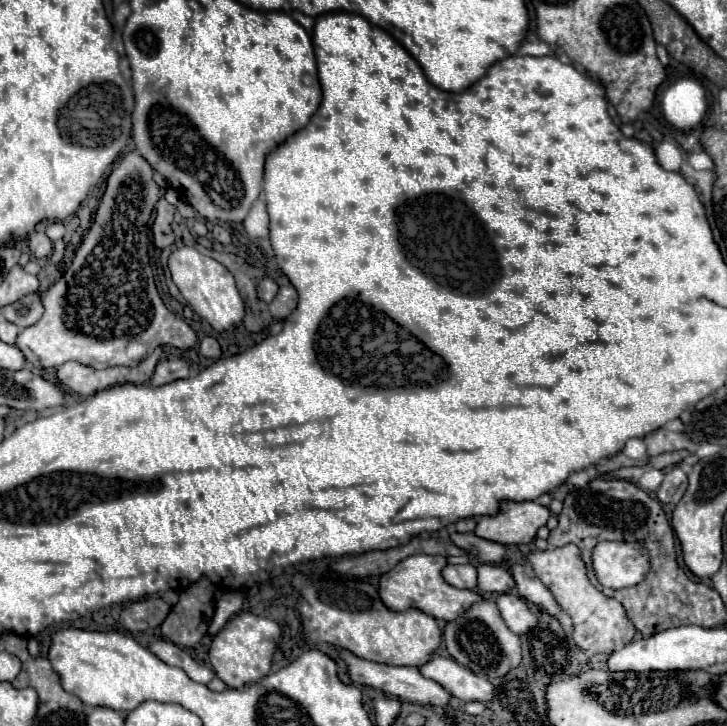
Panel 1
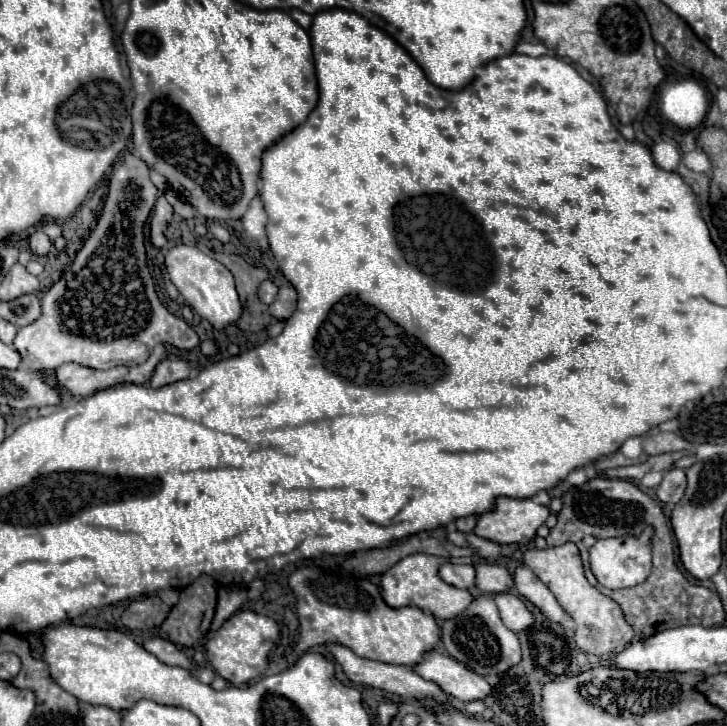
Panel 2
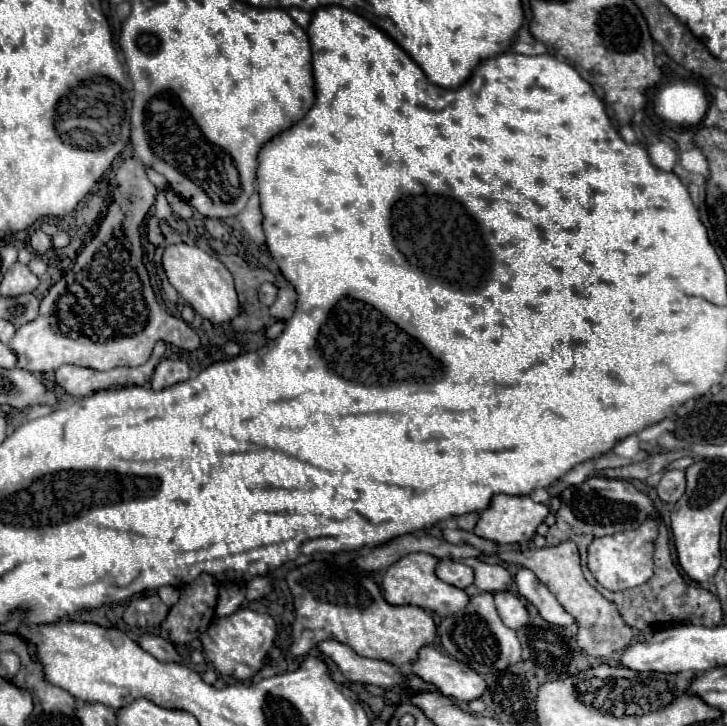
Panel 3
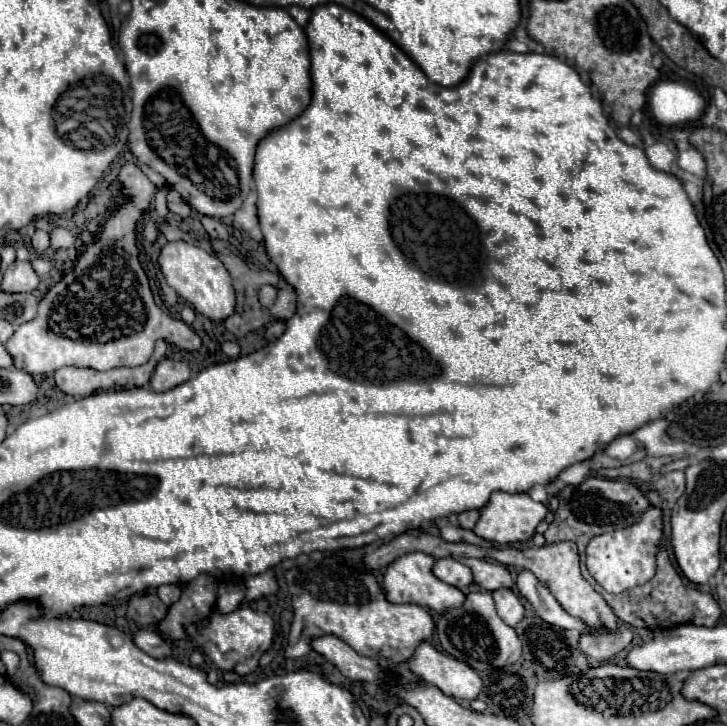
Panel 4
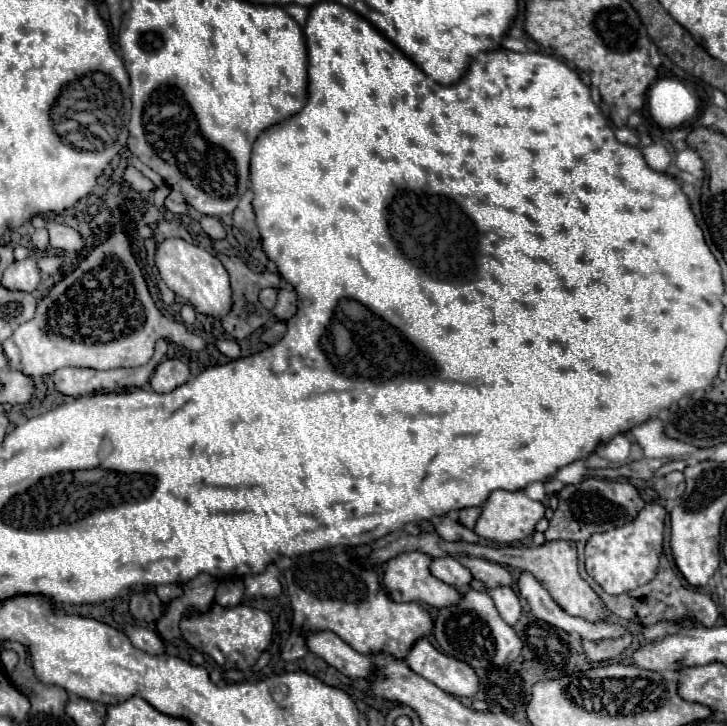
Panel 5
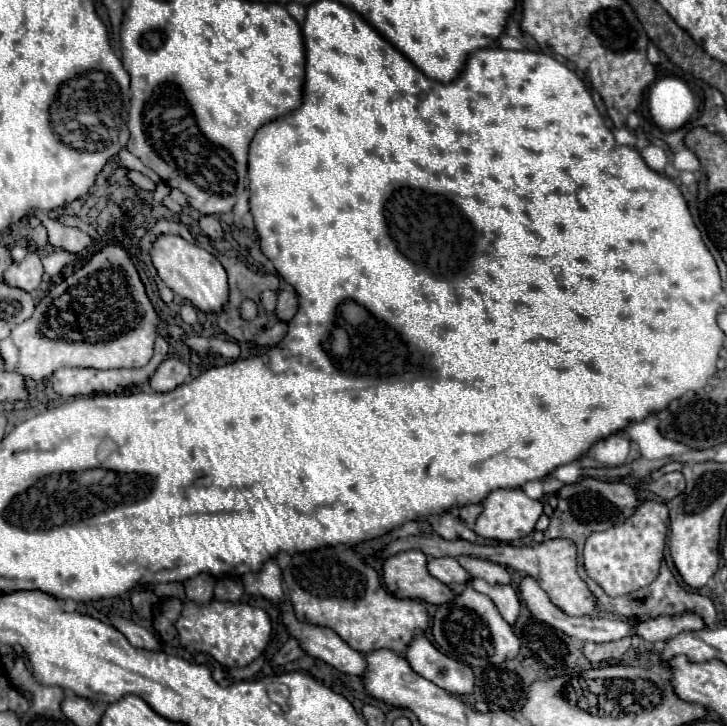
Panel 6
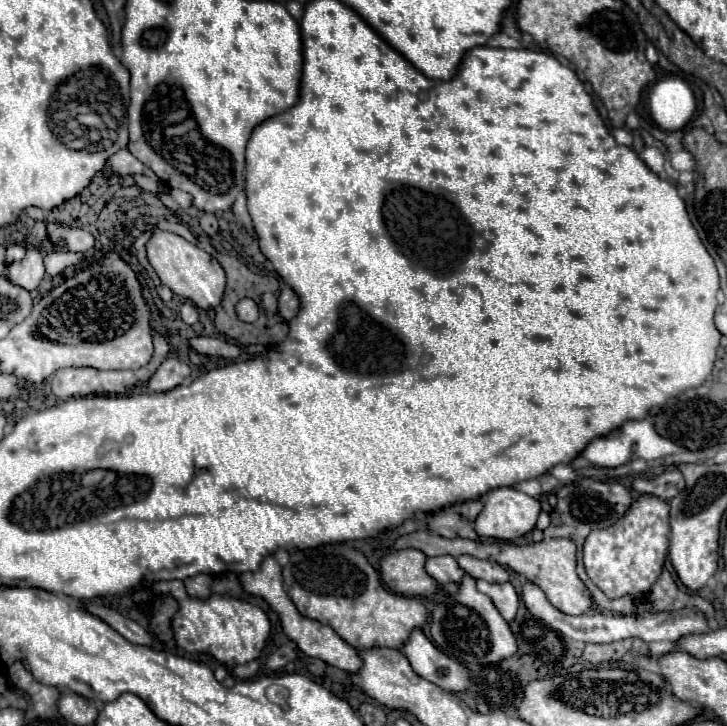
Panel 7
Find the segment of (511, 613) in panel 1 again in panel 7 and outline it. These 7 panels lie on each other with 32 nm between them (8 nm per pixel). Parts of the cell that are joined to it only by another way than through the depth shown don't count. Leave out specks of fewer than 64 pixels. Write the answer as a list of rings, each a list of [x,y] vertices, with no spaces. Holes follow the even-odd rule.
[[[478,580],[478,590],[492,598],[494,606],[498,608],[498,612],[502,614],[504,620],[508,620],[508,622],[514,620],[516,610],[518,610],[518,594],[516,594],[516,590],[510,582],[490,584],[490,582],[484,582],[484,580]]]

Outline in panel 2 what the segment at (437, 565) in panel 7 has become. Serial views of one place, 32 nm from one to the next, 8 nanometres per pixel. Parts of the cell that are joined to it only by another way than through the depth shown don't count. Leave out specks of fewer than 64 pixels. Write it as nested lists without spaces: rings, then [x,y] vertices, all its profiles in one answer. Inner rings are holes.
[[[444,562],[444,566],[440,566],[438,574],[440,574],[440,578],[444,578],[446,584],[452,584],[456,588],[472,588],[474,578],[476,578],[476,572],[472,566],[452,564],[452,562]]]

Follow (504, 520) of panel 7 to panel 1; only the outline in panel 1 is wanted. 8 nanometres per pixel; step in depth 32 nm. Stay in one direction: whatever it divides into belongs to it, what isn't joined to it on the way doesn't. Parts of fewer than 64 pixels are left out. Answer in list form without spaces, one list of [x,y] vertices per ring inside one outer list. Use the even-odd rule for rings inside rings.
[[[506,500],[494,516],[482,516],[478,520],[474,534],[498,544],[530,544],[548,516],[550,510],[536,502]]]

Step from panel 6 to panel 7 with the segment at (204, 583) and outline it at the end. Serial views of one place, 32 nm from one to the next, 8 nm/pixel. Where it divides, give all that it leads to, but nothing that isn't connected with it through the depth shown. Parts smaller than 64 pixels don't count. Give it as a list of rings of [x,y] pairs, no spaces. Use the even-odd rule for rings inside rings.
[[[198,574],[194,578],[186,578],[186,588],[192,596],[208,598],[210,596],[210,582],[212,582],[212,578],[208,574]]]

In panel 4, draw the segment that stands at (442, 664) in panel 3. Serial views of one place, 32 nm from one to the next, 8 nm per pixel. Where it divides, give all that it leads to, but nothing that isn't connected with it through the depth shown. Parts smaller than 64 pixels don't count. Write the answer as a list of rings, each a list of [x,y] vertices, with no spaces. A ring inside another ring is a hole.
[[[420,642],[406,666],[452,698],[474,700],[482,690],[480,676],[466,662],[438,652],[430,642]]]

